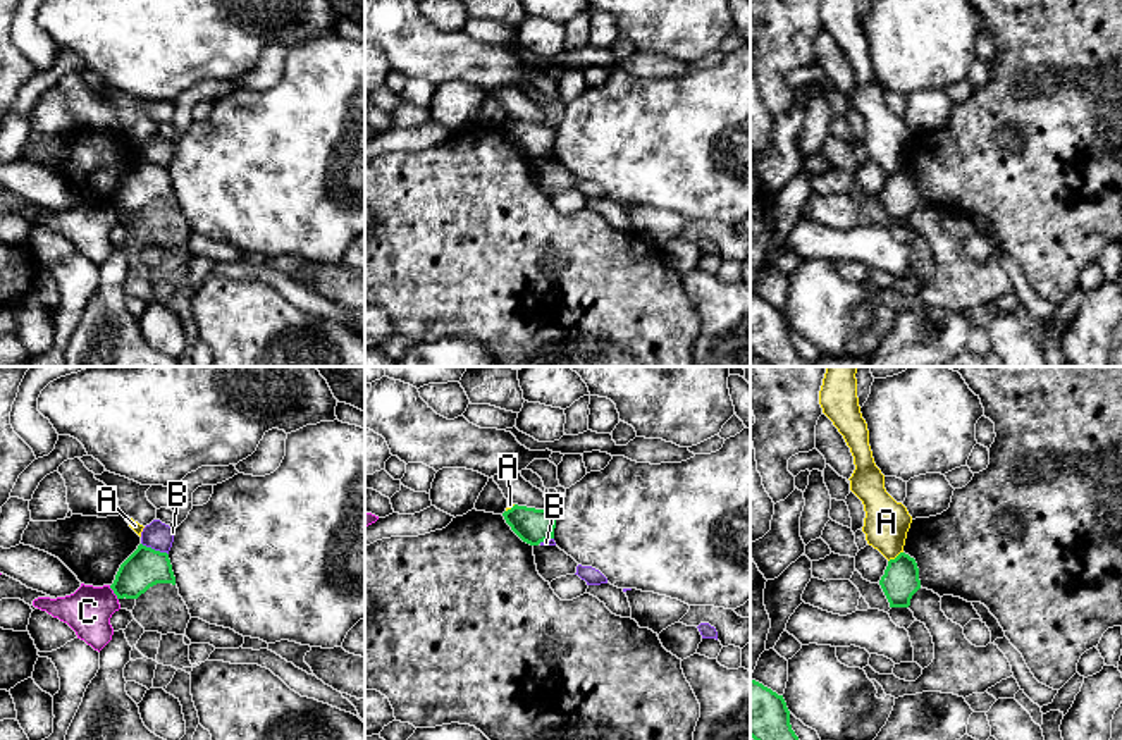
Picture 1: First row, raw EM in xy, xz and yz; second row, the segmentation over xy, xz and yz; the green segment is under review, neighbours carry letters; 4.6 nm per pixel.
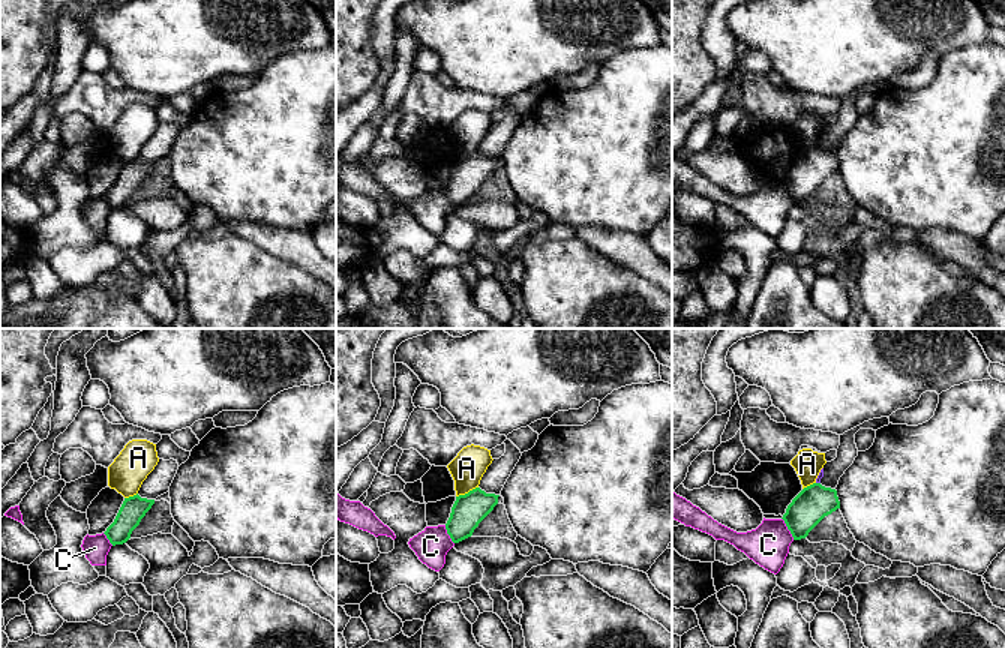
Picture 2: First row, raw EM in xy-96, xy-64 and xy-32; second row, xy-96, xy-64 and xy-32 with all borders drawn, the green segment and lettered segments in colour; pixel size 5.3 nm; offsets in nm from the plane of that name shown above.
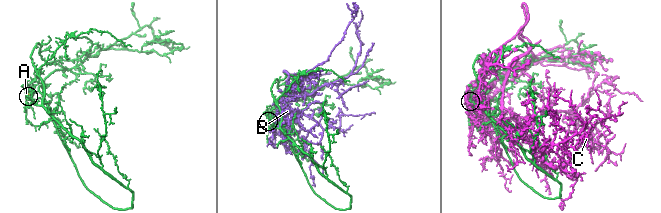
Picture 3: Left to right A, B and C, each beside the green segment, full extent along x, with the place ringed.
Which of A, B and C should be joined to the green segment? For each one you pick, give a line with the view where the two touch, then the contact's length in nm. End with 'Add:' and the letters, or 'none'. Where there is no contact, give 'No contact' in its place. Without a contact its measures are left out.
Add: none

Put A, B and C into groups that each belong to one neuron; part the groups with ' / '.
A / B / C

